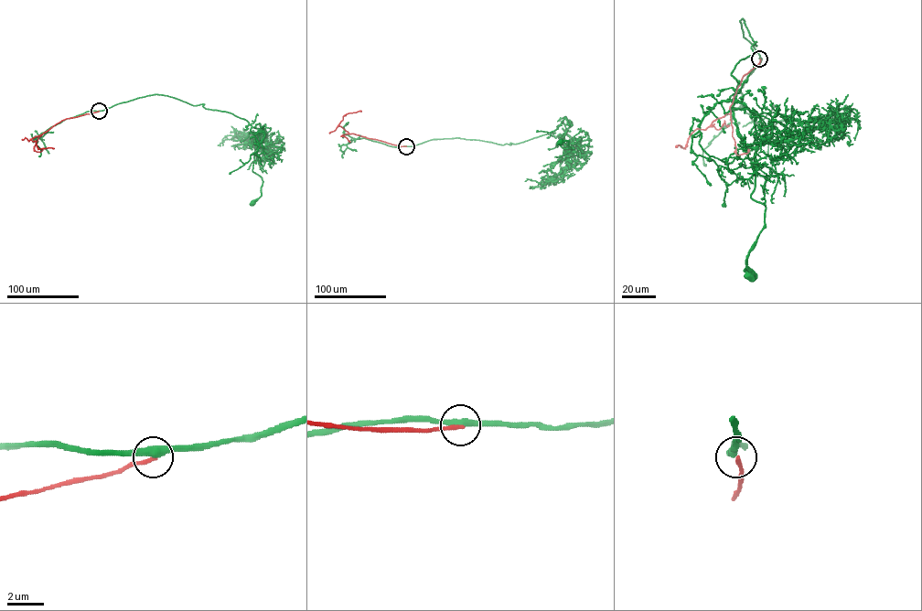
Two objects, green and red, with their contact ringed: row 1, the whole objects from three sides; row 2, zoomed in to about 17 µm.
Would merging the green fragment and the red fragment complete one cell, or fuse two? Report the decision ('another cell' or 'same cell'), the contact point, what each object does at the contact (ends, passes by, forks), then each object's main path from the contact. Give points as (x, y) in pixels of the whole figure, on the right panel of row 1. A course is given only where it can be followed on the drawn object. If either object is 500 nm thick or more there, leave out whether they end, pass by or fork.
another cell; at (759, 58); green passes by; red ends there; green runs (759, 58), (742, 19), (756, 46), (731, 73), (731, 109), (755, 149), (751, 198), (766, 208), (749, 274); red runs (759, 58), (743, 76), (730, 113), (704, 130), (696, 129), (684, 148), (678, 146)

